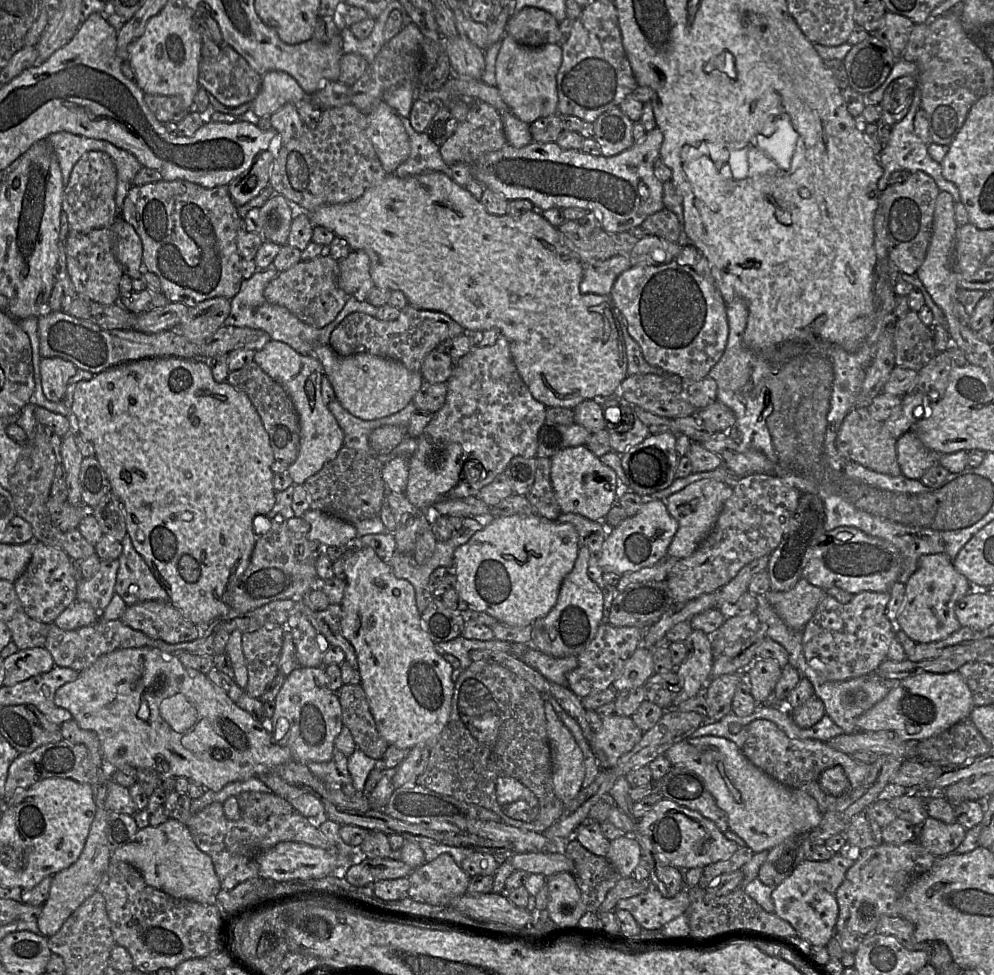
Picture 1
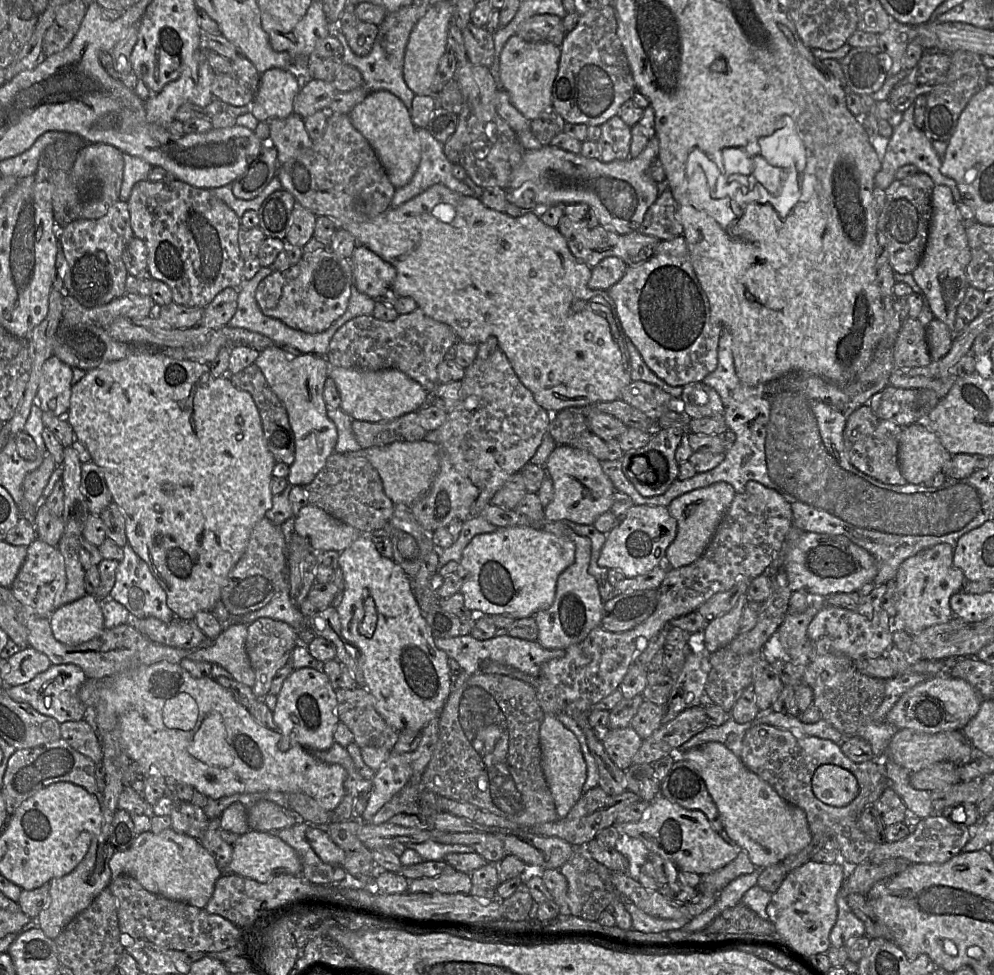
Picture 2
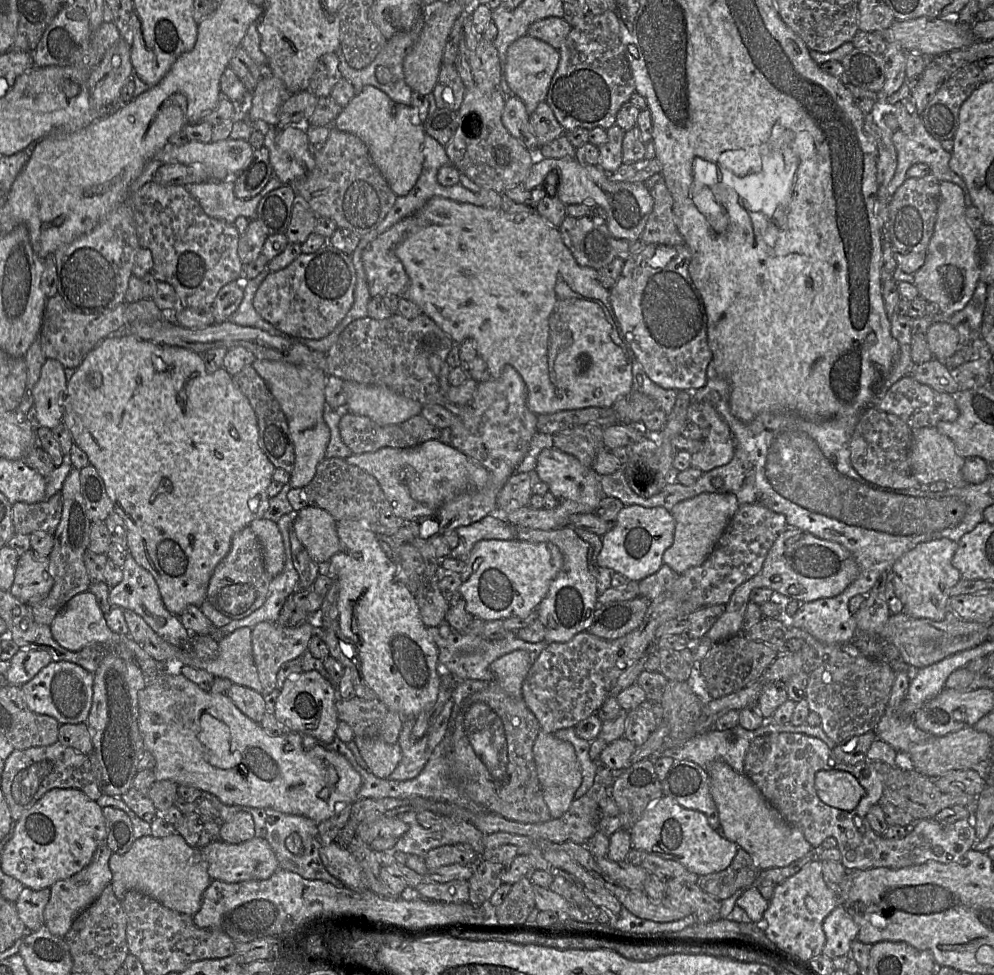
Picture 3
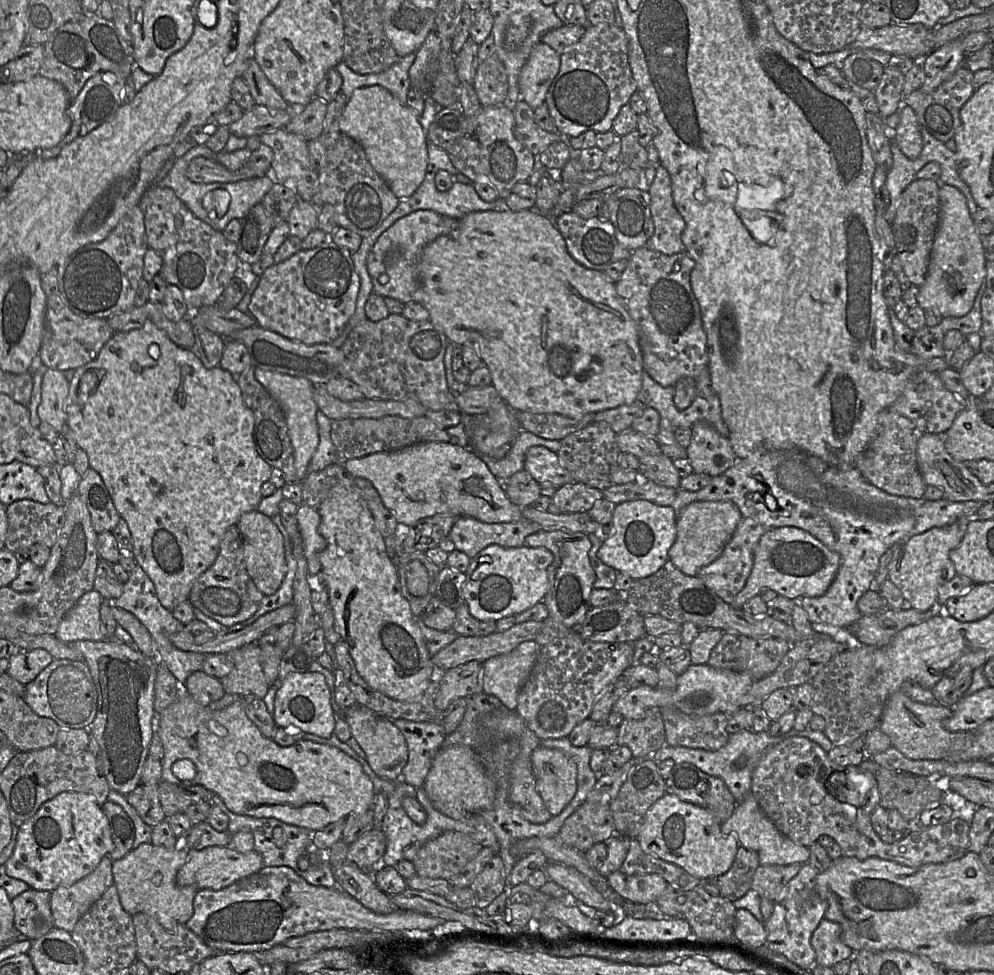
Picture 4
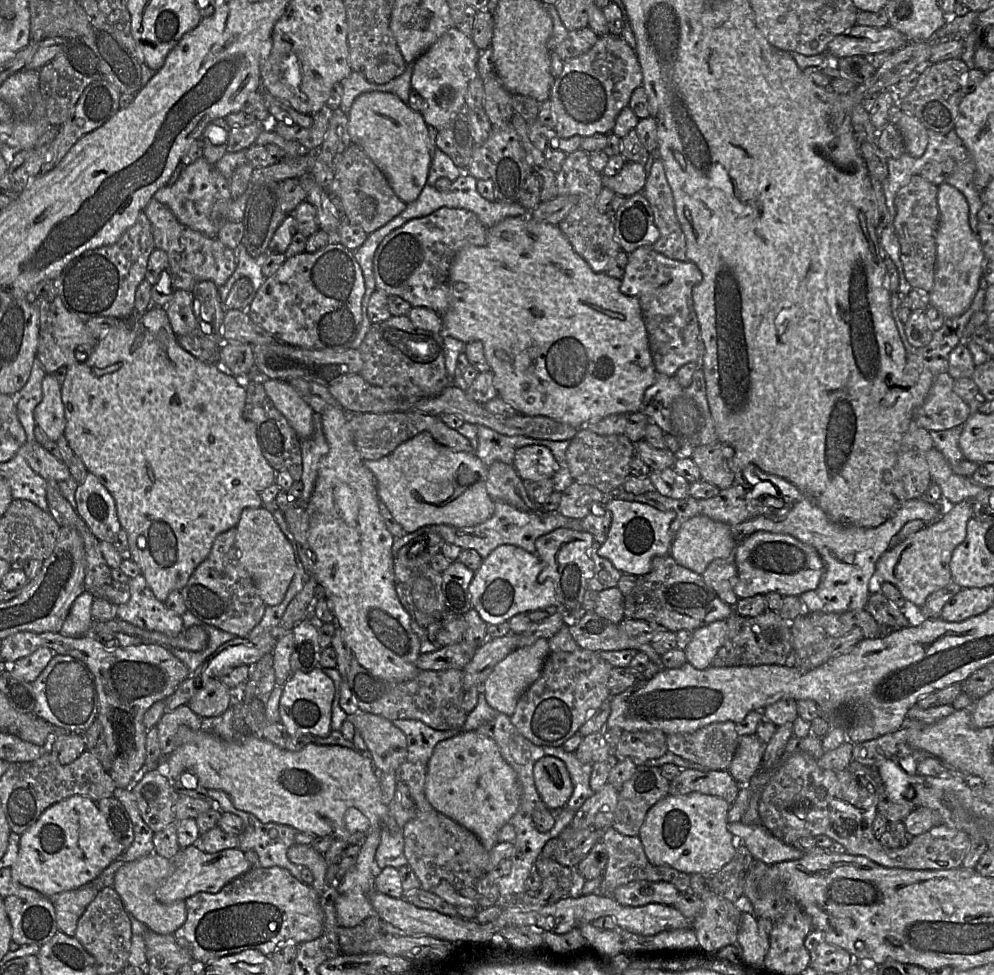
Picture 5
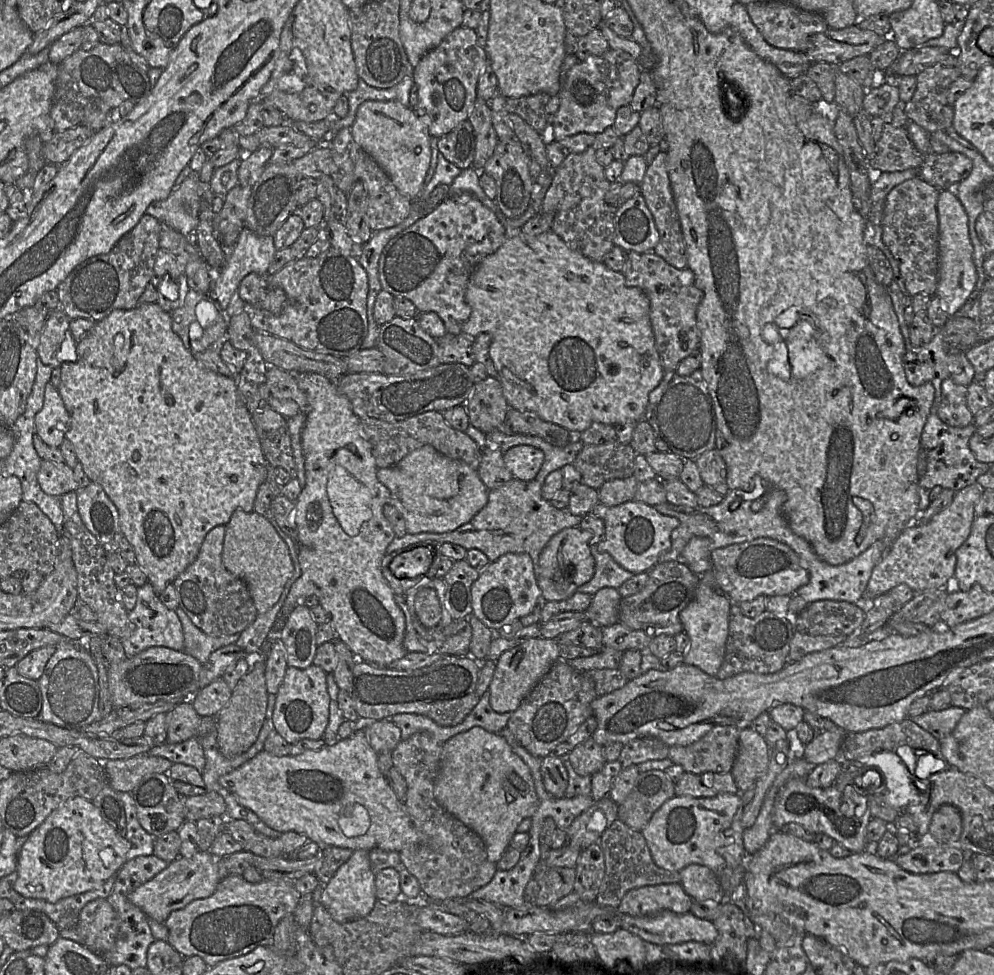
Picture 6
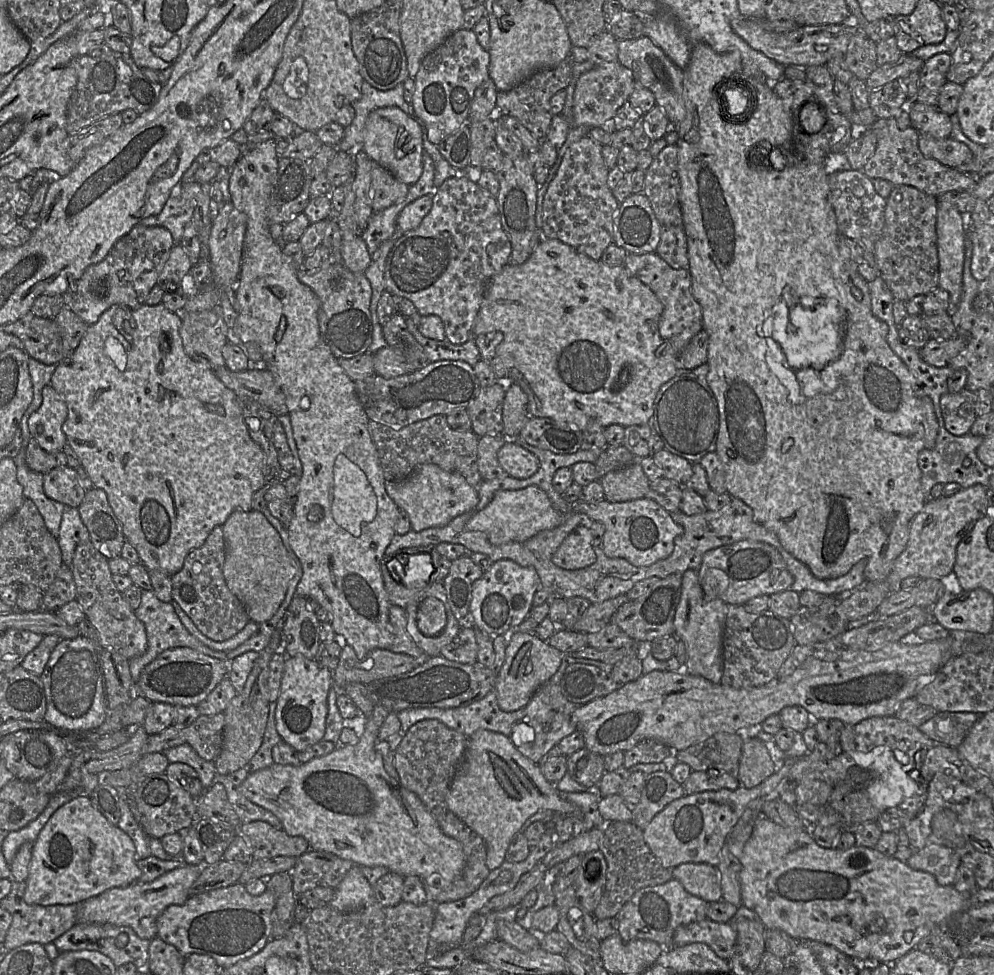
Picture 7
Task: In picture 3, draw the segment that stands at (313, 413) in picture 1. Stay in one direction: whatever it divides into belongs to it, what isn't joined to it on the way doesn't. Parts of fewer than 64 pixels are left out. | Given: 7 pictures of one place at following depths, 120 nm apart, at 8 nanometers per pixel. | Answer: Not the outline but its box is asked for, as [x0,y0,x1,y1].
[252,359,330,488]

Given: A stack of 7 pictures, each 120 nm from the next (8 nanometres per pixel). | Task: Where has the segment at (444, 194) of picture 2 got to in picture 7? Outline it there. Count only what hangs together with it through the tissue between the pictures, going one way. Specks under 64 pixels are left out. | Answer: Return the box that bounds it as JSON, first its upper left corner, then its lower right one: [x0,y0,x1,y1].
[472,239,678,431]

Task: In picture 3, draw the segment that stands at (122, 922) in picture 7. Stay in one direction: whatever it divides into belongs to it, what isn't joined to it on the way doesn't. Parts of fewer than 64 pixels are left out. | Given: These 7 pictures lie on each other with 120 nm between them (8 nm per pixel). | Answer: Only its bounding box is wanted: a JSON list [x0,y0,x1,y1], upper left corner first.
[200,837,280,883]

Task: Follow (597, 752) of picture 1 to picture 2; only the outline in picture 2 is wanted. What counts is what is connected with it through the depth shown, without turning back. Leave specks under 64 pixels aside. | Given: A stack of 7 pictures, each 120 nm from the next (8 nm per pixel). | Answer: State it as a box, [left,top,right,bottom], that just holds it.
[602,726,642,771]

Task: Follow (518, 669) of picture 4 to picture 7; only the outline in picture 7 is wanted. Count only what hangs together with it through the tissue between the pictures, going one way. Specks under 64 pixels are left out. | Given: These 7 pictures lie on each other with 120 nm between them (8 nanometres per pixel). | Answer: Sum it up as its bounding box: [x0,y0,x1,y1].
[494,631,563,712]

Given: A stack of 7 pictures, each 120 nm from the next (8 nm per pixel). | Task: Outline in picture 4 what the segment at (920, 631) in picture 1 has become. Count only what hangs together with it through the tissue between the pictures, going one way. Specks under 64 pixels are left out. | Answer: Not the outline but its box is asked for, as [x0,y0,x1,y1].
[888,518,970,613]

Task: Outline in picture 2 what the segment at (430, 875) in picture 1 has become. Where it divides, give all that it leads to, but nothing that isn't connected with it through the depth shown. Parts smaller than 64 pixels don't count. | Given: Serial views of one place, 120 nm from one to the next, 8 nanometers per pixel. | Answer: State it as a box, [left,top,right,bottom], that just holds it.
[408,870,472,894]

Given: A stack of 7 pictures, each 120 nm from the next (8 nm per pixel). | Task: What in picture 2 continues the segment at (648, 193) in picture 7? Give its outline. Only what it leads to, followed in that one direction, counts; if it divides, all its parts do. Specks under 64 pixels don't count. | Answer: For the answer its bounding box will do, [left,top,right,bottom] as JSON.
[638,189,683,241]

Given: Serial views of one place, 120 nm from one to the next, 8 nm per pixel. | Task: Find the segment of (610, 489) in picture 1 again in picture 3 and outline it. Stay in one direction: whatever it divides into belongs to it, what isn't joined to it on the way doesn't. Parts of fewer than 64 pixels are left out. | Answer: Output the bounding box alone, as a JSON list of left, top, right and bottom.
[501,447,604,530]

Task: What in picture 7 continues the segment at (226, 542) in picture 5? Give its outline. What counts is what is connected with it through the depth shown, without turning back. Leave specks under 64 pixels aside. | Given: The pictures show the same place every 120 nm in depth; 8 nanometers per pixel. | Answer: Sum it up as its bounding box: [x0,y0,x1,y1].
[171,526,250,641]

